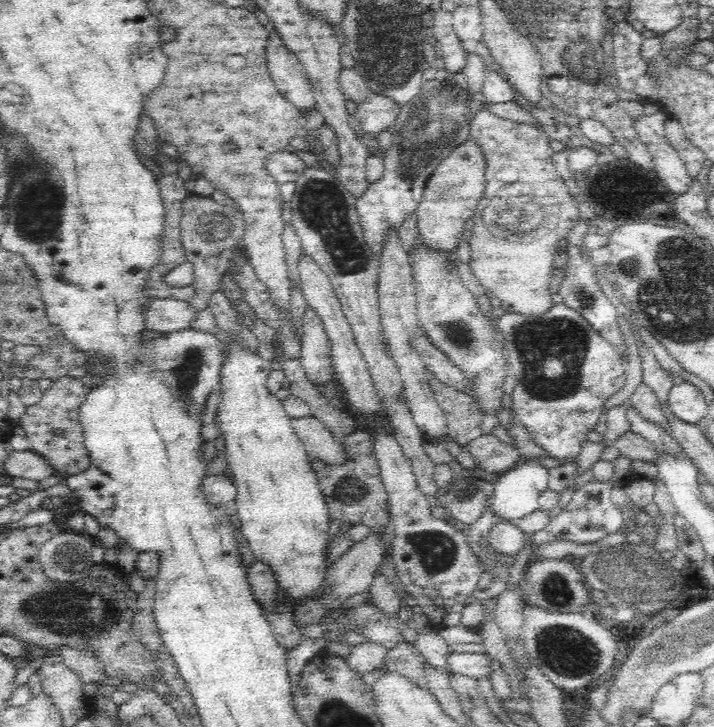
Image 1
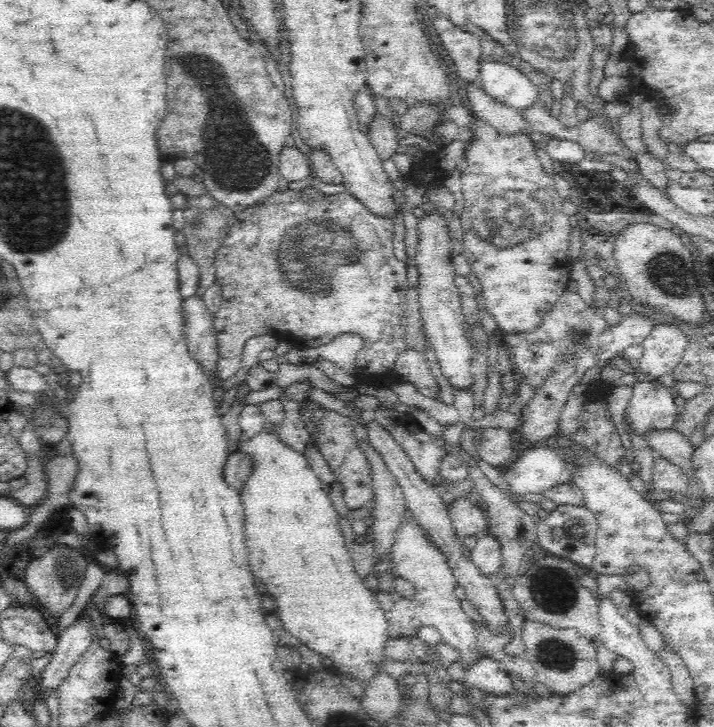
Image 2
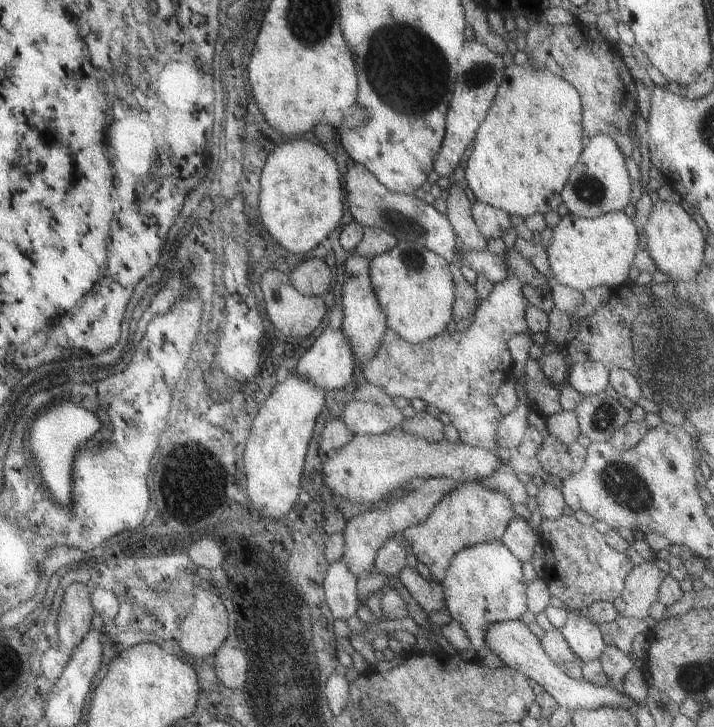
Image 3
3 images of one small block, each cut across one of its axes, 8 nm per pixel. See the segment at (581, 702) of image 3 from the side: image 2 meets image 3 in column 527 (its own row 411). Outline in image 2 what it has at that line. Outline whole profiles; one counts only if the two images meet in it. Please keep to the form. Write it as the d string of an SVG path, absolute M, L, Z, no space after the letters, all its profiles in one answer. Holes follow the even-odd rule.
M658 379L635 384L633 394L624 413L626 432L629 432L630 429L636 429L643 434L646 429L667 429L674 426L676 420L678 420L678 404L676 404L671 388L664 386Z

